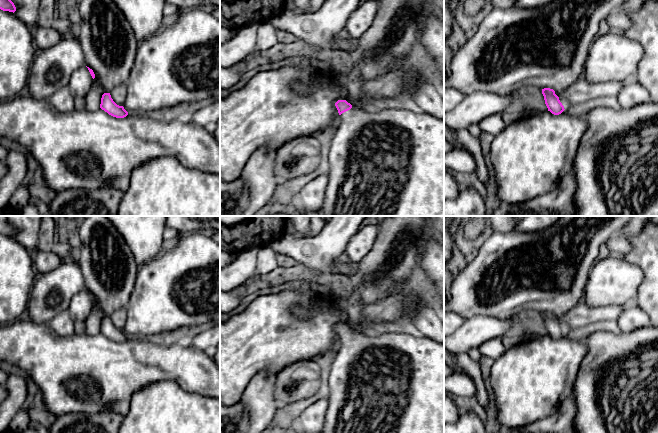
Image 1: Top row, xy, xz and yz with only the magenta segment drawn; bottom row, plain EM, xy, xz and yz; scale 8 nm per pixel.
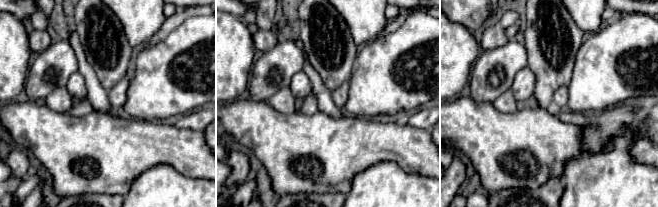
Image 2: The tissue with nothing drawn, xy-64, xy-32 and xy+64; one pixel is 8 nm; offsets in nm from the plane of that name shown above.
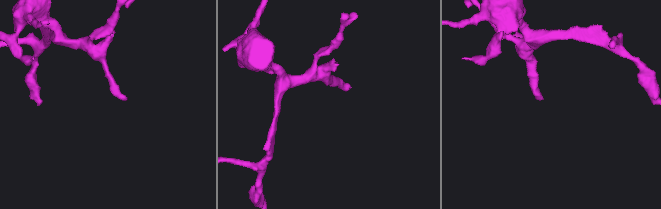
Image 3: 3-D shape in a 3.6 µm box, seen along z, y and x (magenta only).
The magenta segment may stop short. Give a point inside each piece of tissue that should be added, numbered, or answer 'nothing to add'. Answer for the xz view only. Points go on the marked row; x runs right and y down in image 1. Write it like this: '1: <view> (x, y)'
1: xz (386, 161)

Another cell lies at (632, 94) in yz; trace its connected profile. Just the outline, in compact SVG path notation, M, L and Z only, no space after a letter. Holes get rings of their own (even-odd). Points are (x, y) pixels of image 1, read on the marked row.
M631 79L624 83L617 100L621 108L632 108L650 102L651 98L648 91L636 79Z

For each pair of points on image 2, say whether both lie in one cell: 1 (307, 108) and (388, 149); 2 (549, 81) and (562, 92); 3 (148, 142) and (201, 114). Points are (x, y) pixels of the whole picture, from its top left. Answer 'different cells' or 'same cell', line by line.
1: different cells
2: different cells
3: different cells

